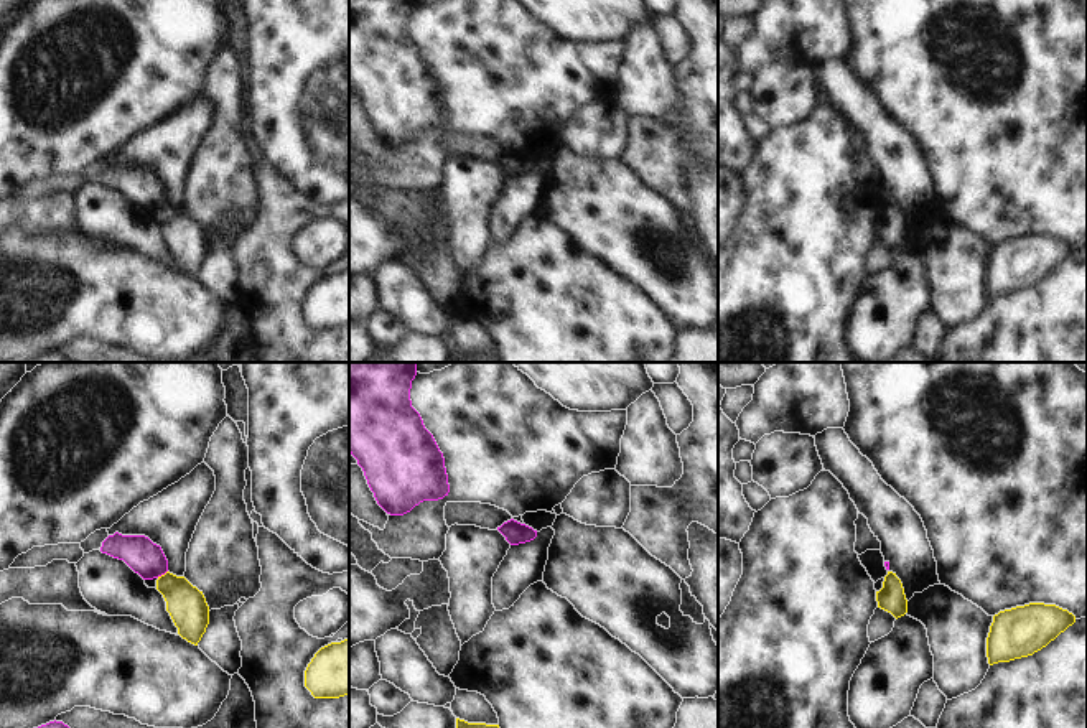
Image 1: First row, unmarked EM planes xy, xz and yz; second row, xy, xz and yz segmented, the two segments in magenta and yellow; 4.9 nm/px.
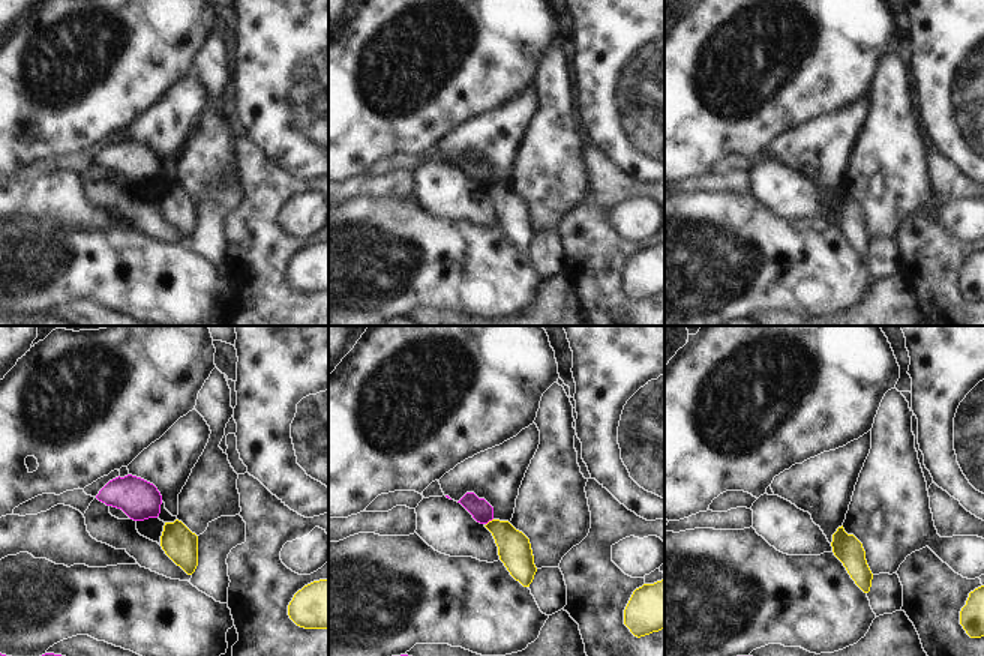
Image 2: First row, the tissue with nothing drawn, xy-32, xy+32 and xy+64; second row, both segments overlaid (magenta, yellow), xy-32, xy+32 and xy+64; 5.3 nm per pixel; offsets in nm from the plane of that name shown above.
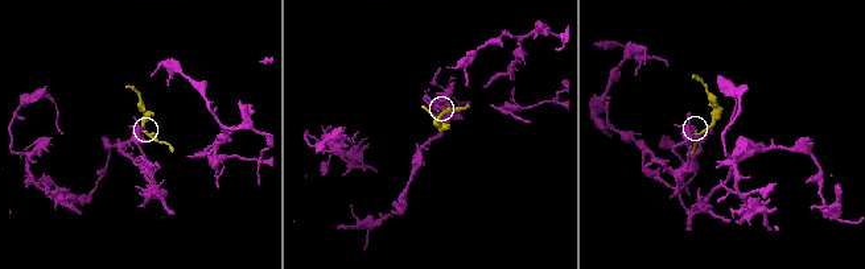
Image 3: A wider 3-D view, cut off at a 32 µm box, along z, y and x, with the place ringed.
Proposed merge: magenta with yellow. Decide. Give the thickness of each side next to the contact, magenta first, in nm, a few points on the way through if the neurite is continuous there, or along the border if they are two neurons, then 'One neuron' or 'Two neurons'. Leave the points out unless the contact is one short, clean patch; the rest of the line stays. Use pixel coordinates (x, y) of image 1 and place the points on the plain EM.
Thickness 170 nm (magenta) against 190 nm. Boundary: xy (167, 201), (157, 208). Two neurons.

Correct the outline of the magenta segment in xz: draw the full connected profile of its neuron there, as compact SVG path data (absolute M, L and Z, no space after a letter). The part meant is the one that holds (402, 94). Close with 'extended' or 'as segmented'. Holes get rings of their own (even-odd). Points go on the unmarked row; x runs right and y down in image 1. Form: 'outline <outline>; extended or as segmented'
outline M349 0L349 84L390 147L450 124L443 84L412 38L415 7L417 0Z; as segmented

